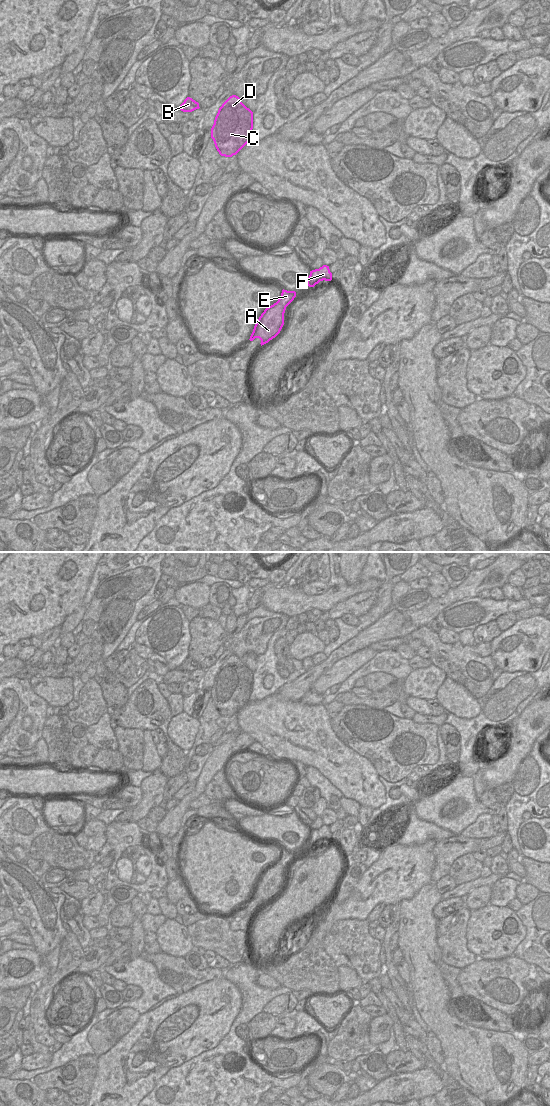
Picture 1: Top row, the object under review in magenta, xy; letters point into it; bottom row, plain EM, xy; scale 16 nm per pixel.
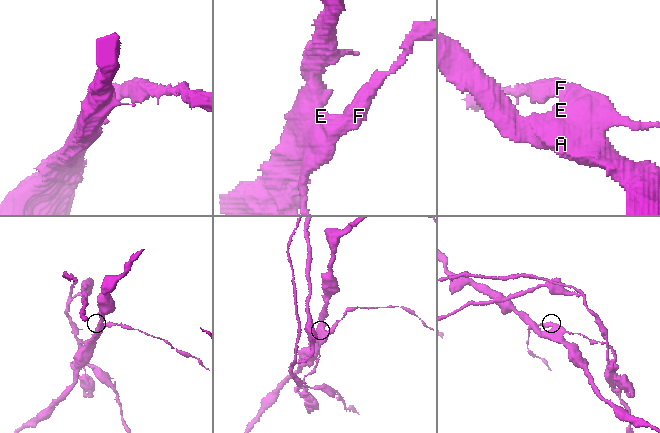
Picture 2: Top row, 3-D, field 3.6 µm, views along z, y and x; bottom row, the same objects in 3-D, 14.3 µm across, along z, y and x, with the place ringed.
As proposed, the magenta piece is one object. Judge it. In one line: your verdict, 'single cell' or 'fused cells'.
fused cells

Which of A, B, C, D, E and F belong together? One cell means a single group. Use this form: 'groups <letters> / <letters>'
groups A / B C D E F

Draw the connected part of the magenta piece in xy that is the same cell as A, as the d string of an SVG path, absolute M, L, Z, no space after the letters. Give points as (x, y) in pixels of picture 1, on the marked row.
M278 302L267 307L255 324L249 340L259 338L262 346L275 338L284 325L285 310L286 308Z

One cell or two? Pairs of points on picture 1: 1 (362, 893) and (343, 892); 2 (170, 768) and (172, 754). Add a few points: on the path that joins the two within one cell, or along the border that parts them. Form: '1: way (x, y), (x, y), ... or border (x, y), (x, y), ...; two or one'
1: border (363, 872), (352, 893), (343, 902), (332, 902); two
2: way (172, 765), (172, 757); one

